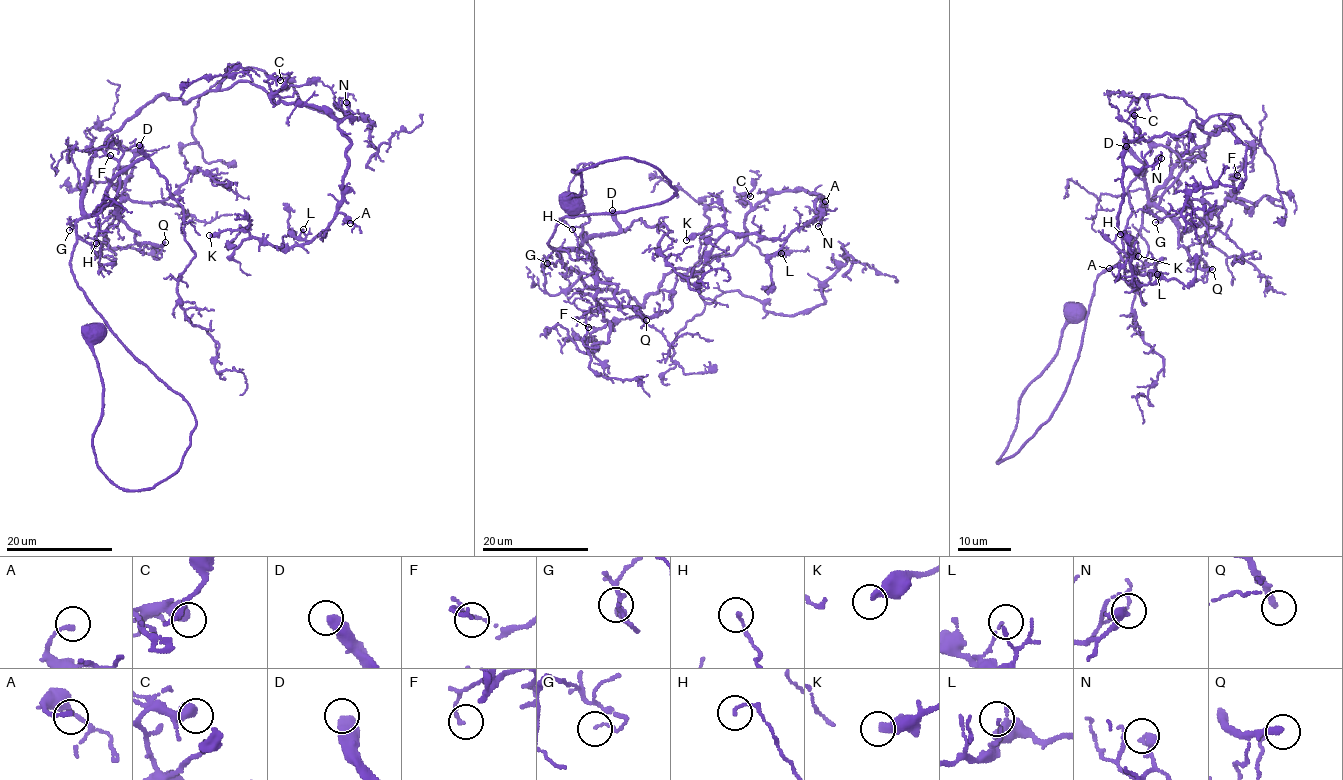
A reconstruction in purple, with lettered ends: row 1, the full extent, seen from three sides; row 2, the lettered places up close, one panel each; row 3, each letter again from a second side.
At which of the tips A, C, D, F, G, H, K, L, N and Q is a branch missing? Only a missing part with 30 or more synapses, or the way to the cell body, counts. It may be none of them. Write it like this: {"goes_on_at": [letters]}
{"goes_on_at": ["D", "Q"]}

